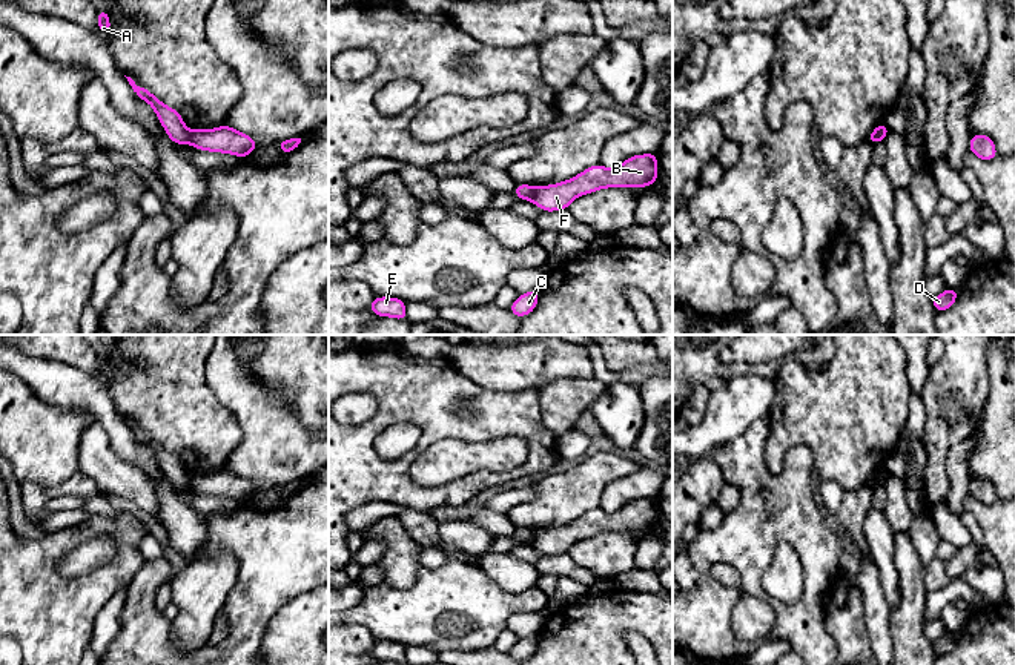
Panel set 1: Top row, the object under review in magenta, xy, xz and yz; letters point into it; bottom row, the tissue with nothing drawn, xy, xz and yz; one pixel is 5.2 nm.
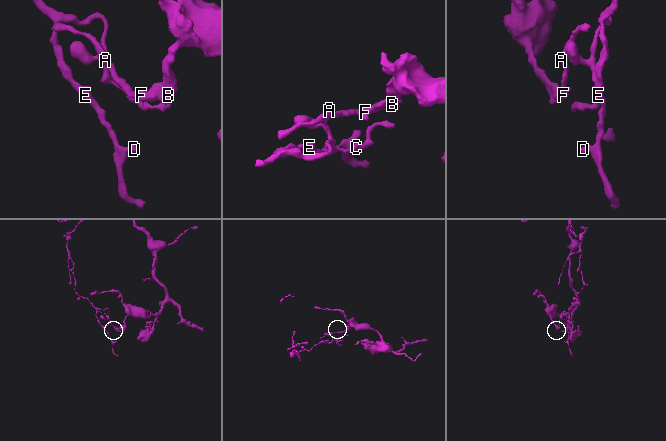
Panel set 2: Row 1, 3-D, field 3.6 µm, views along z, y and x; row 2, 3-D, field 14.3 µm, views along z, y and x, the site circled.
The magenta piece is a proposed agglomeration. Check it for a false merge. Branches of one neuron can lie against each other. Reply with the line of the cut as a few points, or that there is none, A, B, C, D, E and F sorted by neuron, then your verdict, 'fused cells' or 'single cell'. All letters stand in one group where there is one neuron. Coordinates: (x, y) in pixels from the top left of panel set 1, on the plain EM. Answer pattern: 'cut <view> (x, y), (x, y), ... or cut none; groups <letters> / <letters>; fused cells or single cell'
cut xz (535, 532), (535, 539), (530, 544); groups A C D E / B F; fused cells

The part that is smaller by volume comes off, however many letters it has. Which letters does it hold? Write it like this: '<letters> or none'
A, C, D, E

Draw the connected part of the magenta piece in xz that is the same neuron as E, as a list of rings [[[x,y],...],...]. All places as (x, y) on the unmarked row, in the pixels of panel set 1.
[[[390,640],[373,642],[370,654],[376,660],[390,660],[396,663],[407,663],[405,645]]]

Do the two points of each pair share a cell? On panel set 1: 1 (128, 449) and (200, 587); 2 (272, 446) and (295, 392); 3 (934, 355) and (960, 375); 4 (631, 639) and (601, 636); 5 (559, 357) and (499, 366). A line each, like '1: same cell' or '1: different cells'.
1: different cells
2: different cells
3: different cells
4: different cells
5: same cell

